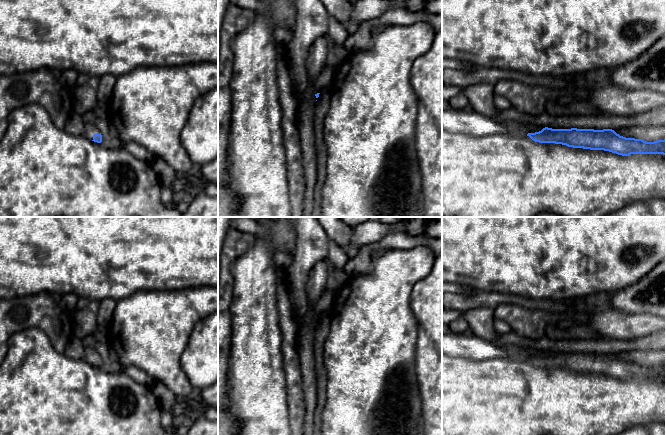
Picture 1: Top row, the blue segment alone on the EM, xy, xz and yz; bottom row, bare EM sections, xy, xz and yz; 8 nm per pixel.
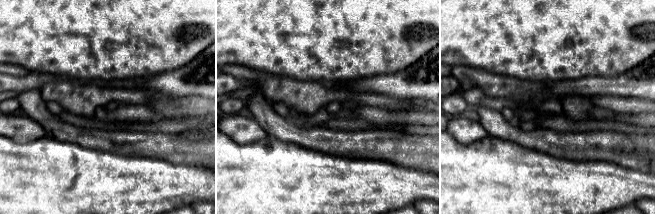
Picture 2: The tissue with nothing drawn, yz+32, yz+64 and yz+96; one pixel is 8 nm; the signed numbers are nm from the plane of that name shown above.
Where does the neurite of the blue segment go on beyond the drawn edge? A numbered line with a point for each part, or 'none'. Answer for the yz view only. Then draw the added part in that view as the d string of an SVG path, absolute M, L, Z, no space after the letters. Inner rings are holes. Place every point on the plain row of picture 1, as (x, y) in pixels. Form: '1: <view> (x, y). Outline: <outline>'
none

